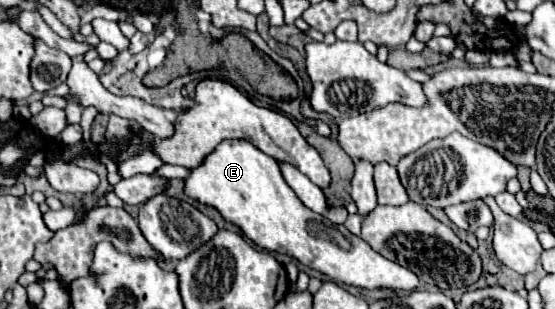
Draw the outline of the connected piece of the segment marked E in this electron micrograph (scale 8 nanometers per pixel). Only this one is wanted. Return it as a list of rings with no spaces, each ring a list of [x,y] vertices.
[[[222,140],[200,166],[190,168],[190,174],[184,178],[184,194],[200,204],[214,206],[226,222],[238,226],[242,234],[262,250],[292,256],[304,266],[326,274],[336,284],[370,290],[418,288],[418,276],[414,272],[378,256],[362,238],[306,208],[282,178],[278,162],[248,140]]]

